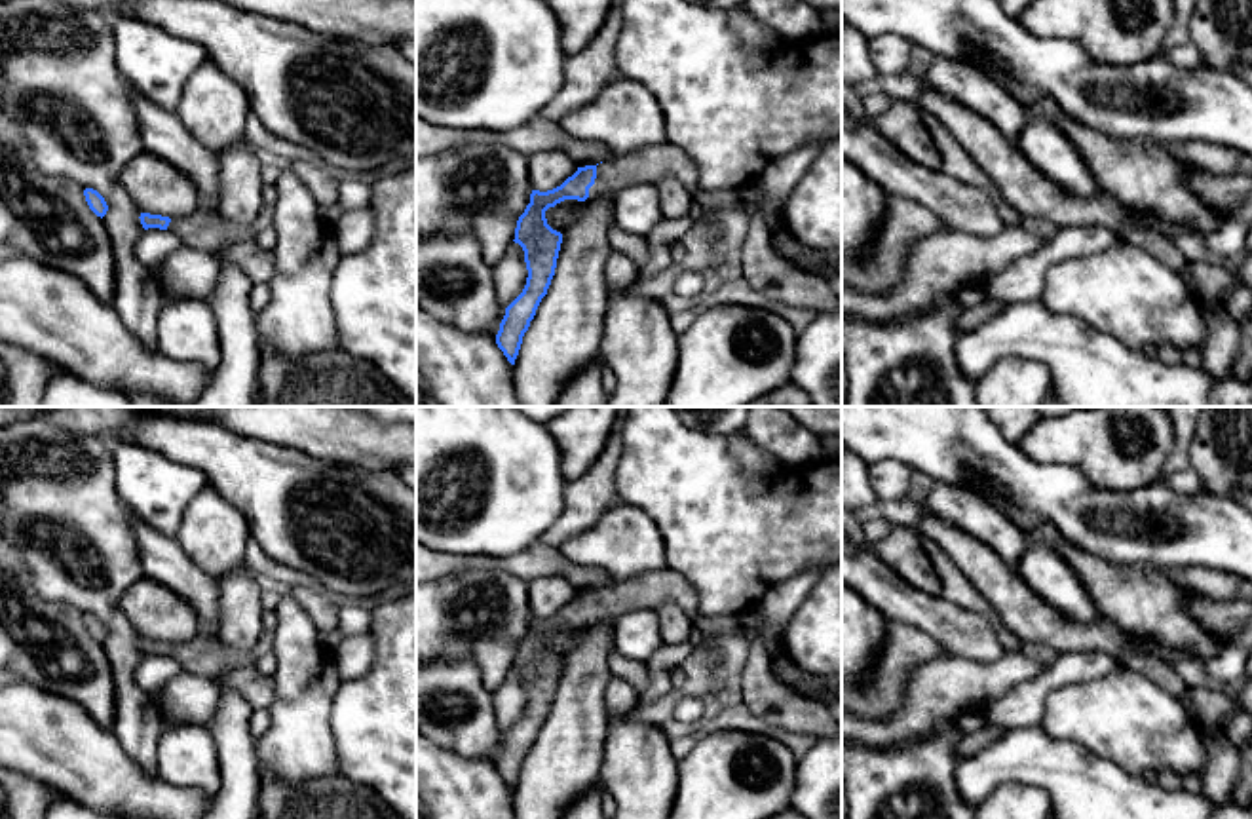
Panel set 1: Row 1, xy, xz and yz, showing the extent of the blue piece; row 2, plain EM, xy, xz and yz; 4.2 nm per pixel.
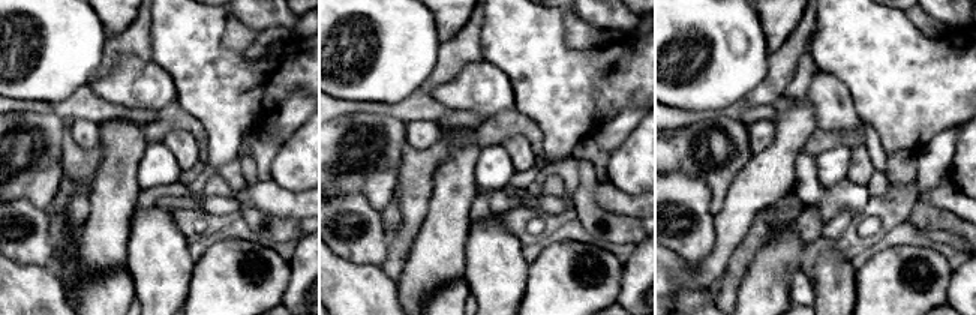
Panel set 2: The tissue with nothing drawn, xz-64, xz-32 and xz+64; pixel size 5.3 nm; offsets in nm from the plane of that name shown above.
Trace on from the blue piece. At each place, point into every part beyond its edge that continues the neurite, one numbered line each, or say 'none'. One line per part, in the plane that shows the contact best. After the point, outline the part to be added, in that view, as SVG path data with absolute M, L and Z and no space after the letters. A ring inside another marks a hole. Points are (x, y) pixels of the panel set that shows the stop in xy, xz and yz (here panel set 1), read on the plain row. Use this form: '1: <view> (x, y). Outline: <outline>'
1: xz (648, 591). Outline: M671 568L648 572L629 581L616 581L597 591L595 610L589 623L635 610L655 610L663 602L680 604L690 616L697 610L697 591Z

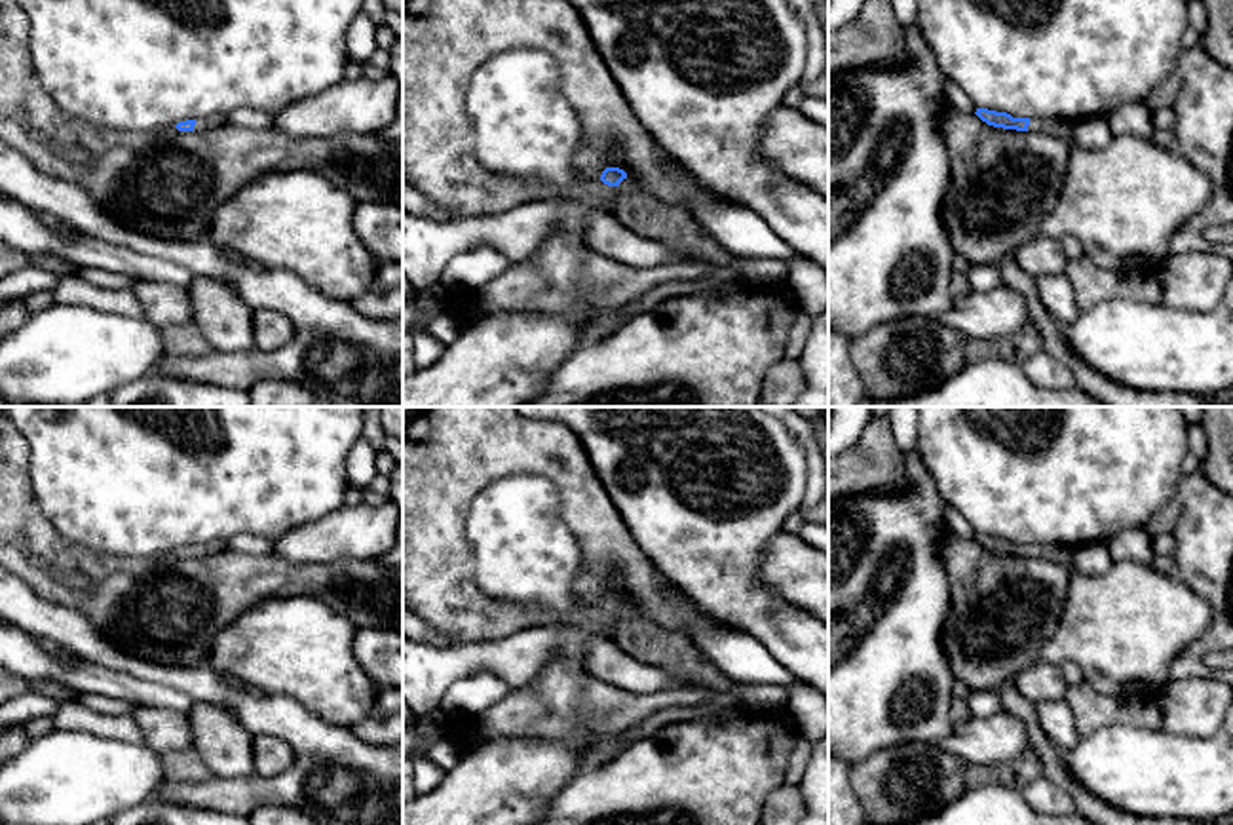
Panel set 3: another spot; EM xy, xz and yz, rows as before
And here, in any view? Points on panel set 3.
1: yz (1062, 556). Outline: M1030 544L1028 559L1045 557L1070 566L1073 547L1053 547Z

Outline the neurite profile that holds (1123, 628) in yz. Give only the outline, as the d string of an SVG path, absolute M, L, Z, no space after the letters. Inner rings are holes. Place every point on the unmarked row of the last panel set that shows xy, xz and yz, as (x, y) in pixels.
M1113 563L1104 574L1072 572L1064 610L1039 662L1073 662L1106 696L1157 696L1170 662L1212 622L1210 604L1149 563Z

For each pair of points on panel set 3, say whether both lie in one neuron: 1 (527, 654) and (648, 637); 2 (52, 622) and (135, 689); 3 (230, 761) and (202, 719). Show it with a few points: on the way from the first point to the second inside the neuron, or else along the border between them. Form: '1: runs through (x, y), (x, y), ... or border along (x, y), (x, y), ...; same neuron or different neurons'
1: border along (612, 639), (631, 656), (654, 666); different neurons
2: border along (73, 652), (113, 670), (156, 681); different neurons
3: runs through (227, 751), (211, 729); same neuron

